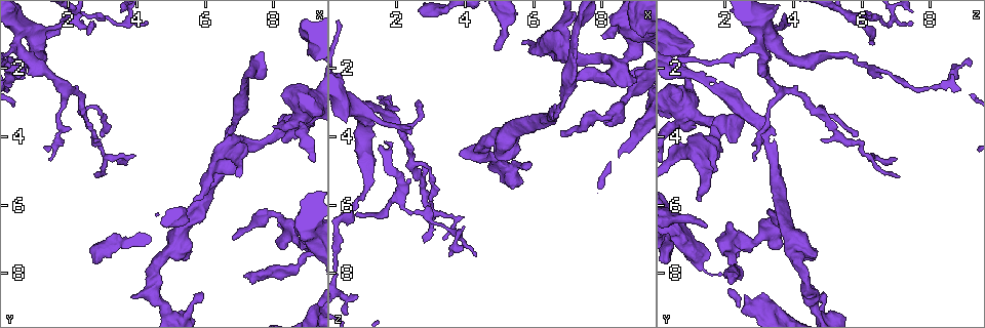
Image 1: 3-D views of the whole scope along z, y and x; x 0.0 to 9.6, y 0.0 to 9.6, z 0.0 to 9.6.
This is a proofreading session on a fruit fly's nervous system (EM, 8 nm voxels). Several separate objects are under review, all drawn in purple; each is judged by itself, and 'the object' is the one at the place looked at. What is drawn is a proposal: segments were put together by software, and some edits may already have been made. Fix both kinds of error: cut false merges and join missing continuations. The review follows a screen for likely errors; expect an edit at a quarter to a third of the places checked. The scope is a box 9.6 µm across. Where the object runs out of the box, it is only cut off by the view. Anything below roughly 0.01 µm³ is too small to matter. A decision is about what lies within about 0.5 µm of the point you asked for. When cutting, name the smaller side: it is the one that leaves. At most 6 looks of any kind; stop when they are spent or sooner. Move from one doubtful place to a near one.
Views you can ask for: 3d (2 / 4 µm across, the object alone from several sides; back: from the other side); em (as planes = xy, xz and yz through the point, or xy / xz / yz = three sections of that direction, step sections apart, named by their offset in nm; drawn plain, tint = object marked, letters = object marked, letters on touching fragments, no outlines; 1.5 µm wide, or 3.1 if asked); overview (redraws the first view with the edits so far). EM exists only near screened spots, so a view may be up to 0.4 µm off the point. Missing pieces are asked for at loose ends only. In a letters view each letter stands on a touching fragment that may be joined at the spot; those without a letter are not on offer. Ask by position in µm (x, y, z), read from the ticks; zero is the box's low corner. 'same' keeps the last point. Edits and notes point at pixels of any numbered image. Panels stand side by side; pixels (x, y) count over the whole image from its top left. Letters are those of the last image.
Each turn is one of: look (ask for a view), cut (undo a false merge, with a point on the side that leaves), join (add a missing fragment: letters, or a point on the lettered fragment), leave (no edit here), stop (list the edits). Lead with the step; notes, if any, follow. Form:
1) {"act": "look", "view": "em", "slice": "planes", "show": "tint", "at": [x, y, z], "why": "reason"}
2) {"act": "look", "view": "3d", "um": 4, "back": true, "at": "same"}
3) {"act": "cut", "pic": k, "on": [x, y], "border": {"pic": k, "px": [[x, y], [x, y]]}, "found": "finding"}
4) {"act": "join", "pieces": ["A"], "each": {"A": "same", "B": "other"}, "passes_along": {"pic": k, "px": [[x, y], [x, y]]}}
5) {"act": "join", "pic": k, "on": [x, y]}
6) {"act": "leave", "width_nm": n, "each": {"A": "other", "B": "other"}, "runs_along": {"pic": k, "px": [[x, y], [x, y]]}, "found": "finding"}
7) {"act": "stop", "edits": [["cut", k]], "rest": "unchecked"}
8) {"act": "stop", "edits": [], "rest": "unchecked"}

{"act": "look", "view": "3d", "um": 4, "at": [8.50, 3.65, 1.90], "why": "sharp bend"}

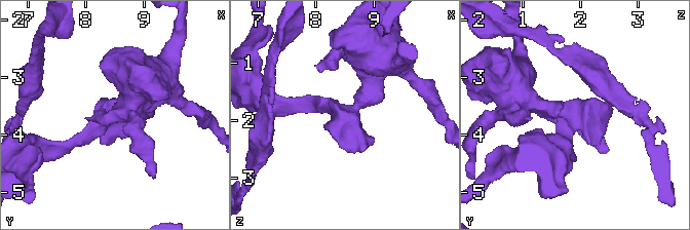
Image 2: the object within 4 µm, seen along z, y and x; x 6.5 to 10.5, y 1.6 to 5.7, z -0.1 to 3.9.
{"act": "look", "view": "em", "slice": "planes", "show": "letters", "at": [8.60, 3.60, 1.85], "why": "need the tissue"}

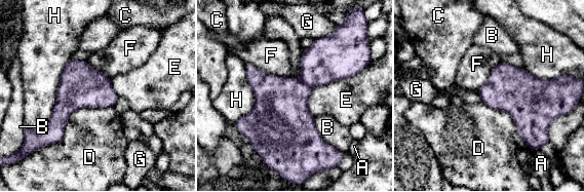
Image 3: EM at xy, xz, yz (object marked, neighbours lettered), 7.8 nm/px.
{"act": "cut", "pic": 3, "on": [326, 60], "width_nm": 340, "each": {"A": "other", "B": "other", "C": "other", "D": "other", "E": "other", "F": "other", "G": "other", "H": "other"}, "border": {"pic": 3, "px": [[300, 78], [311, 87]]}, "found": "two neurons meet here"}

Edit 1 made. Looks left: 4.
{"act": "look", "view": "3d", "um": 4, "at": [6.80, 6.95, 3.90], "why": "free end"}

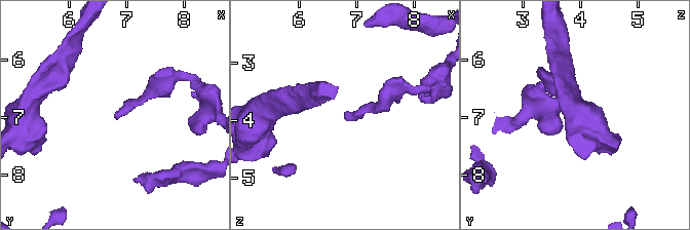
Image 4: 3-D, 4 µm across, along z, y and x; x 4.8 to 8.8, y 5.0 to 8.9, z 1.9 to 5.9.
{"act": "look", "view": "em", "slice": "planes", "show": "letters", "at": [6.80, 6.95, 3.85], "why": "need the tissue"}

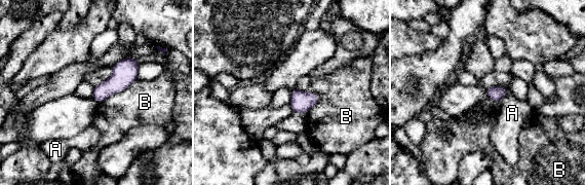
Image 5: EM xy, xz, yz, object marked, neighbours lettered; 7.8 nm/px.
{"act": "leave", "width_nm": 110, "each": {"A": "other", "B": "other"}, "border": {"pic": 5, "px": [[296, 88], [319, 97], [307, 113]]}, "found": "none of them fits"}

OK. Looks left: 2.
{"act": "look", "view": "em", "slice": "xy", "step": 4, "show": "tint", "at": [2.65, 1.00, 3.00], "why": "an open end"}

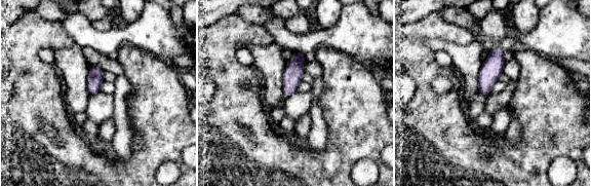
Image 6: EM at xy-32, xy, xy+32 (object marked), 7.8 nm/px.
{"act": "look", "view": "em", "slice": "planes", "show": "letters", "at": "same", "why": "cut it another way"}

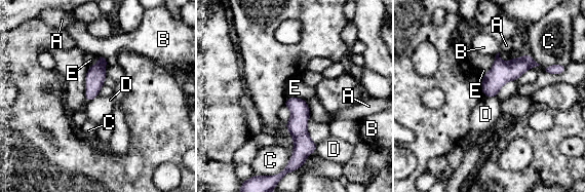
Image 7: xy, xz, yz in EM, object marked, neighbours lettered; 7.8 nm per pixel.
{"act": "leave", "each": {"A": "other", "B": "other", "C": "other", "D": "other", "E": "other"}, "border": {"pic": 7, "px": [[483, 94], [496, 97]]}, "found": "no lettered fragment goes on from it"}

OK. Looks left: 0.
{"act": "stop", "edits": [["cut", 3]], "rest": "unchecked"}

